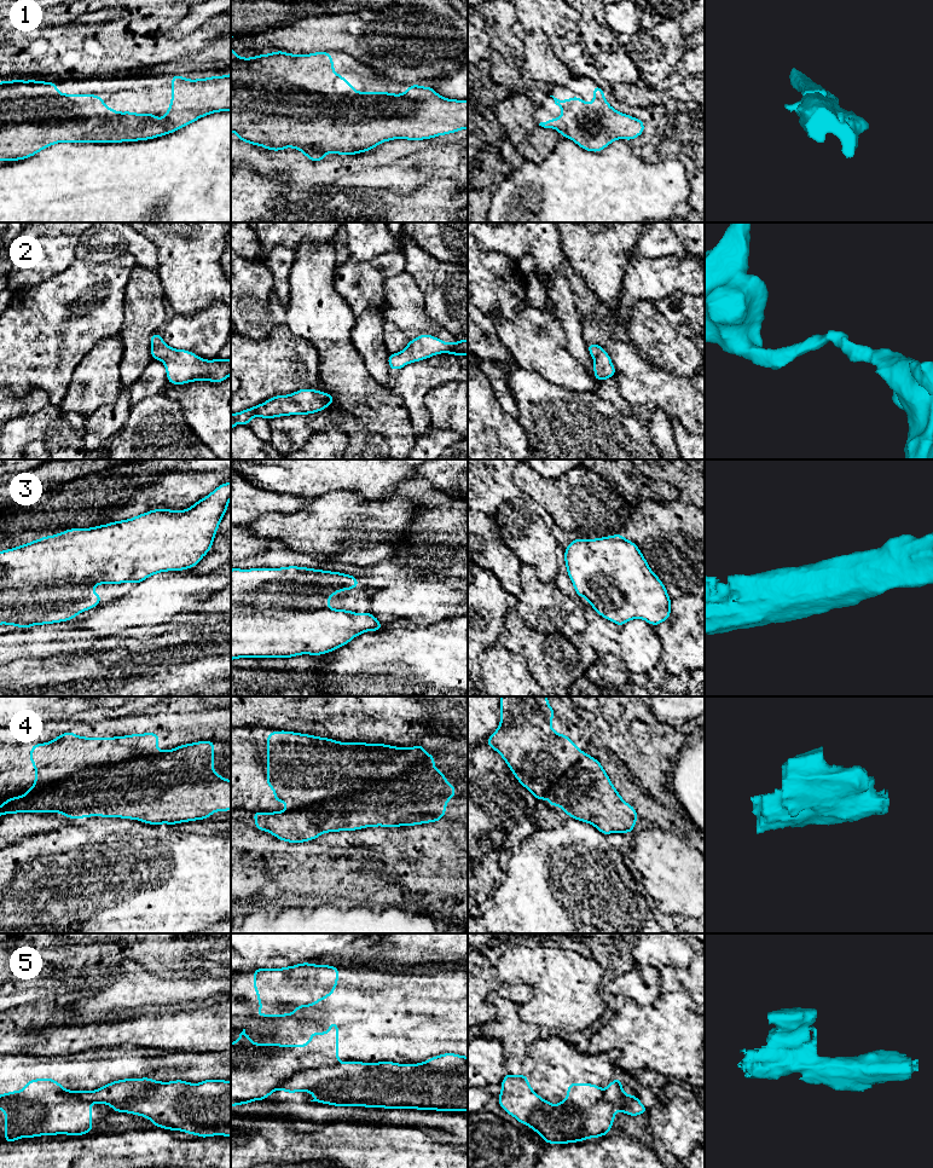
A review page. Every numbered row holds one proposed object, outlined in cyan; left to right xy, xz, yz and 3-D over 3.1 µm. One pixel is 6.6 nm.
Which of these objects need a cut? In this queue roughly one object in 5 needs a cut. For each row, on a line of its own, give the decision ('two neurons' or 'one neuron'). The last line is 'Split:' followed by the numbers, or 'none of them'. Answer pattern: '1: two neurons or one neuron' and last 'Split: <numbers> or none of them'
1: one neuron
2: one neuron
3: one neuron
4: two neurons
5: two neurons
Split: 4, 5

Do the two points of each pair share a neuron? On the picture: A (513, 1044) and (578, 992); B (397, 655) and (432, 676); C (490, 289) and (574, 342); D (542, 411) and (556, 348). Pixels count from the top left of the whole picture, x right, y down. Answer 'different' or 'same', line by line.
A: different
B: same
C: different
D: different

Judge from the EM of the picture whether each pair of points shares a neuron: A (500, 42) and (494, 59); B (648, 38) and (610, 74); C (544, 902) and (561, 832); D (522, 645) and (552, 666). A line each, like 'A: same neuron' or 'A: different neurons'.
A: different neurons
B: different neurons
C: same neuron
D: same neuron

